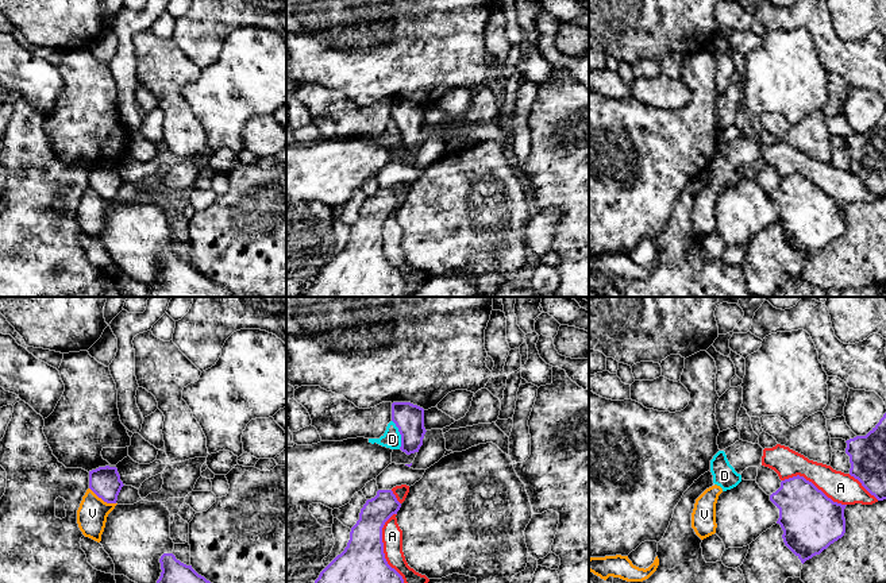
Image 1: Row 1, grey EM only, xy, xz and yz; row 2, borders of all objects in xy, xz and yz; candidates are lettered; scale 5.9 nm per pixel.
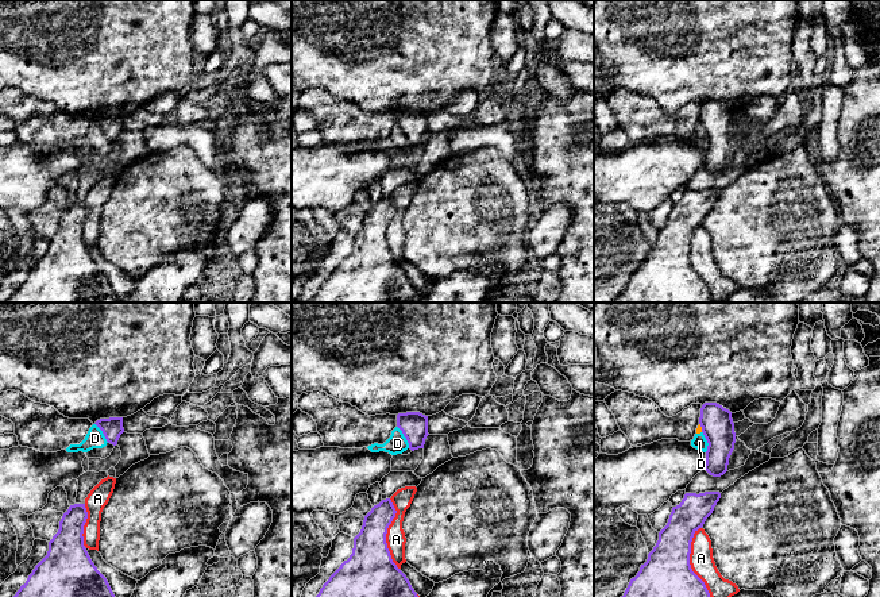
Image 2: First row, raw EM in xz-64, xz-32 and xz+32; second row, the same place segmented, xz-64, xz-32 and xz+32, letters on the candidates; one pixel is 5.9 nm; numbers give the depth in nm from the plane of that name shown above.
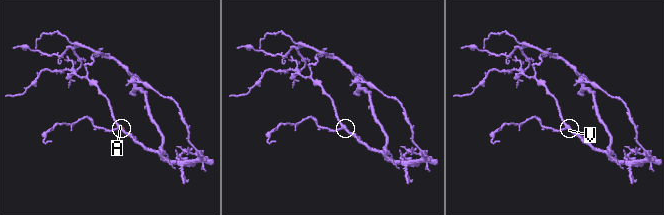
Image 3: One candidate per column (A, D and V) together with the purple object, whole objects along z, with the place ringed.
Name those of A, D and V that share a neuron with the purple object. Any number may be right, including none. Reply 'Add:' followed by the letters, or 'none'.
Add: none

